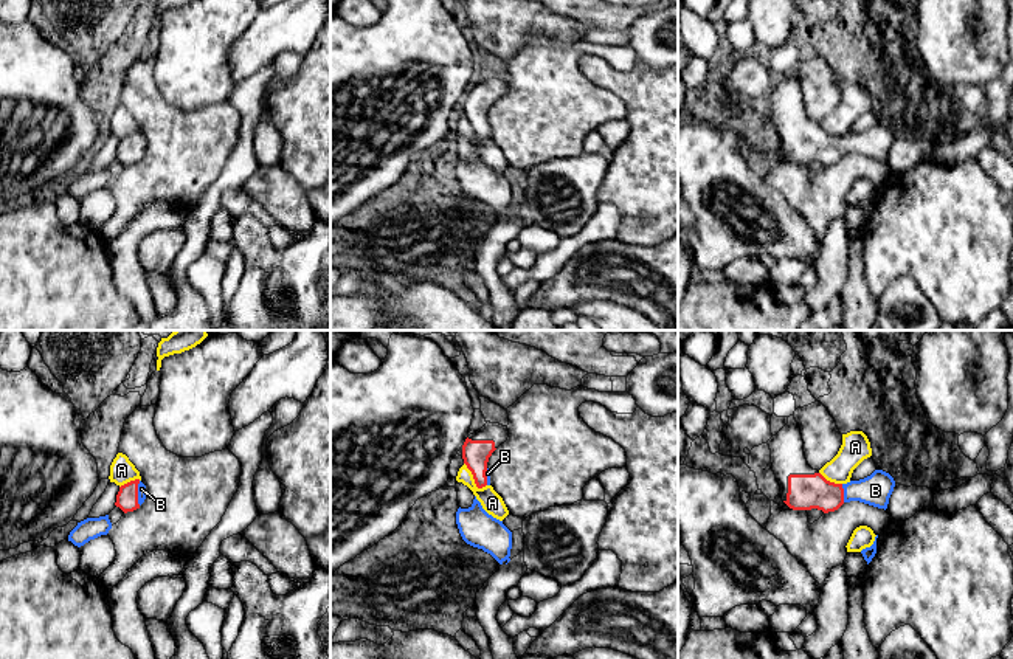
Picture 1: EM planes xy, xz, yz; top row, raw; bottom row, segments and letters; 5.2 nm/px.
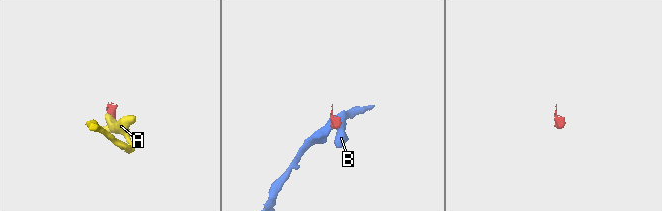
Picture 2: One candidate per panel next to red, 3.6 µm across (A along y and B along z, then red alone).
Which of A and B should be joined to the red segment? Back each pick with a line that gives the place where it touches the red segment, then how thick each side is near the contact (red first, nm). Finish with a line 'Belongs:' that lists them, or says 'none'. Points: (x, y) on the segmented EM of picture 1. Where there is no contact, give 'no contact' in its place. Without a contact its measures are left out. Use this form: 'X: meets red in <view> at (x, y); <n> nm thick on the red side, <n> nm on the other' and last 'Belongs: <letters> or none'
B: meets red in xy at (137, 493); 110 nm thick on the red side, 50 nm on the other
Belongs: B

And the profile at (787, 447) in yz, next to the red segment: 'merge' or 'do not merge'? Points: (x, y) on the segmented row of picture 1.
merge

